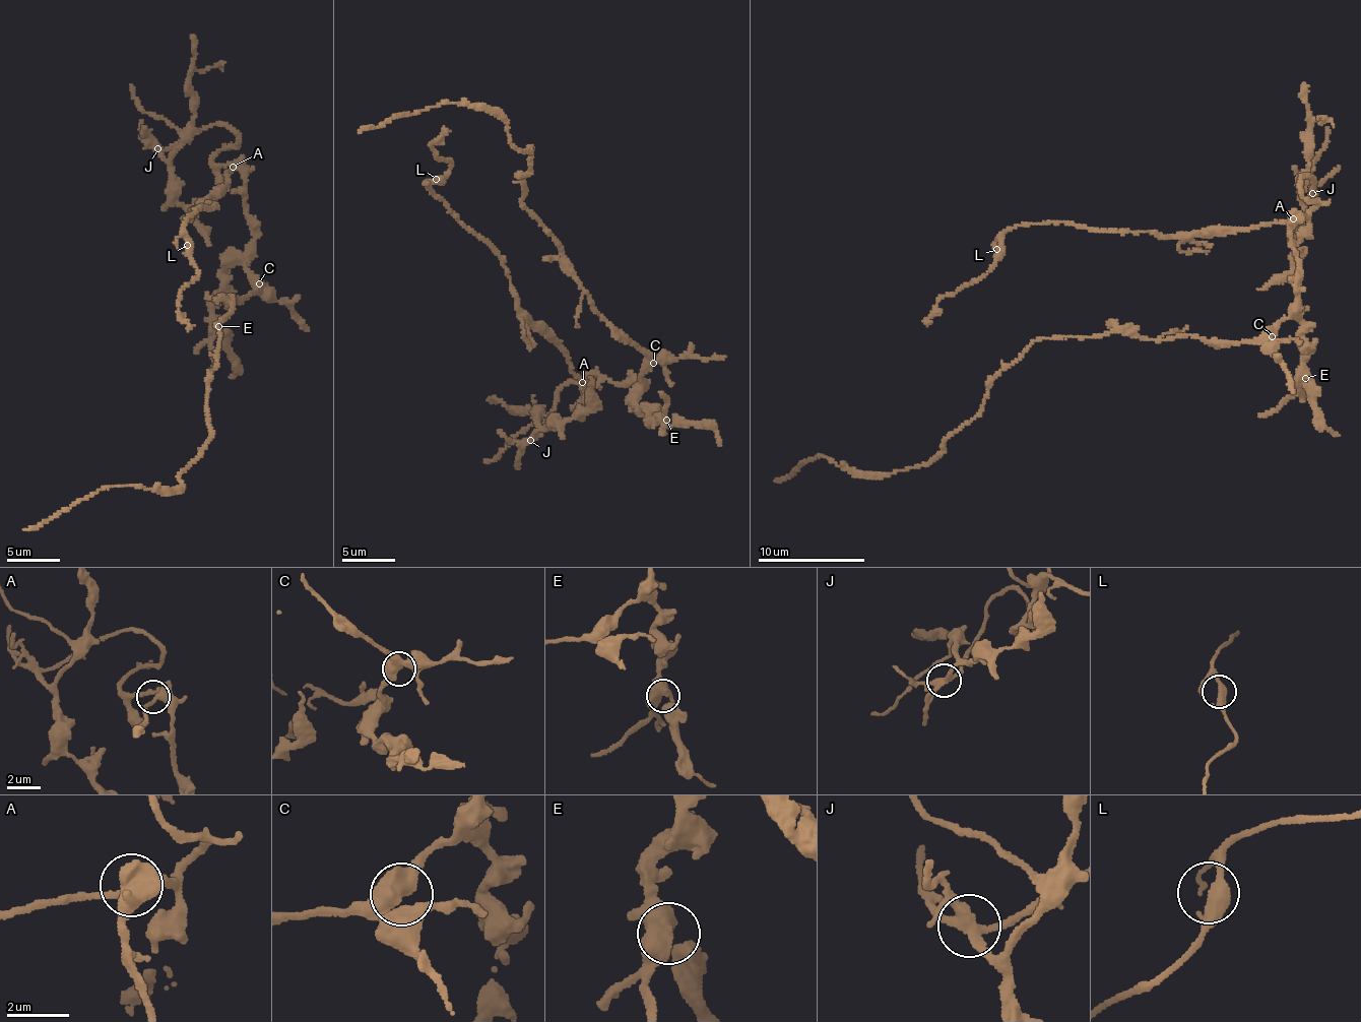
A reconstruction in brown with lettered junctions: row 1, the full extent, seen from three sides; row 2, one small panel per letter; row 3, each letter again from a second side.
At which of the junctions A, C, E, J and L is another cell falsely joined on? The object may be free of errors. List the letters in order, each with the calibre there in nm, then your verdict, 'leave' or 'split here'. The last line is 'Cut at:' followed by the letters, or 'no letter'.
A: calibre 360 nm; leave
C: calibre 480 nm; leave
E: calibre 440 nm; leave
J: calibre 320 nm; leave
L: calibre 320 nm; leave
Cut at: no letter

